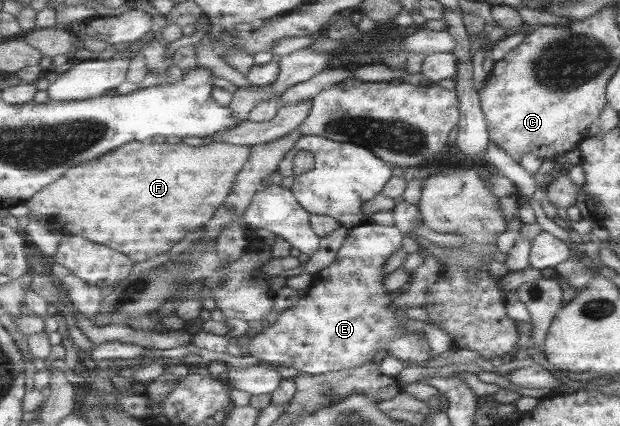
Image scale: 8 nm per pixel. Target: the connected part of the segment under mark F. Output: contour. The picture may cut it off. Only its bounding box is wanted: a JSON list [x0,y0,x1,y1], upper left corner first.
[26,141,252,262]

